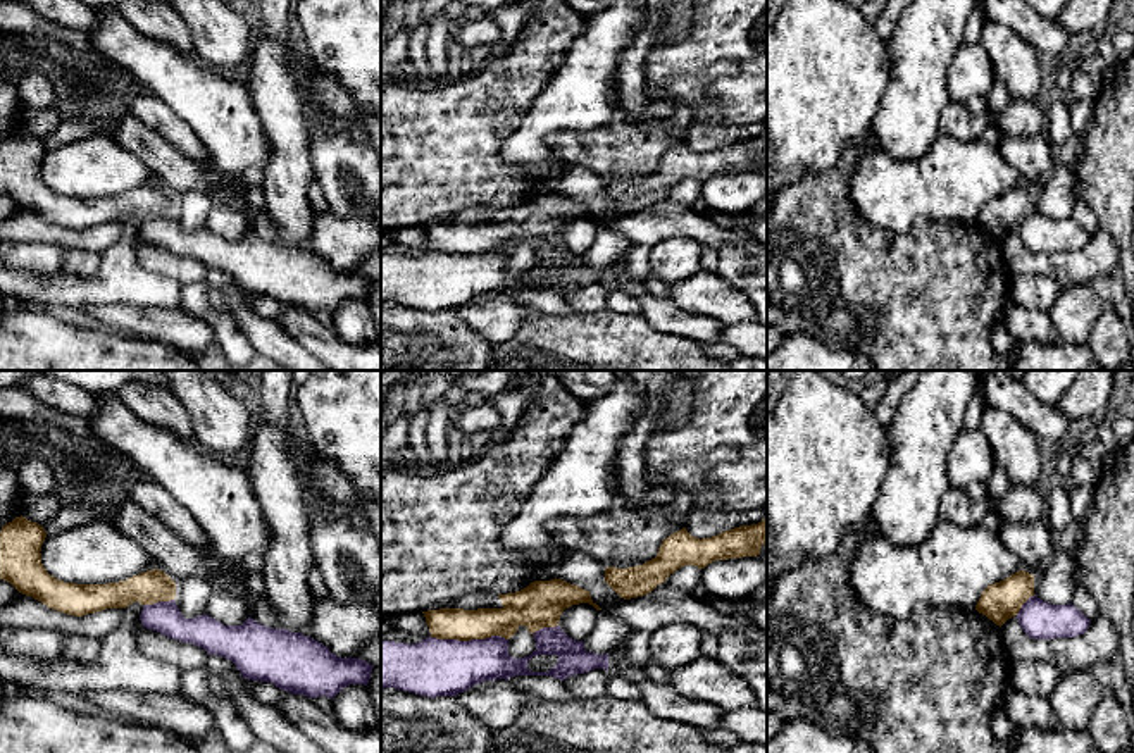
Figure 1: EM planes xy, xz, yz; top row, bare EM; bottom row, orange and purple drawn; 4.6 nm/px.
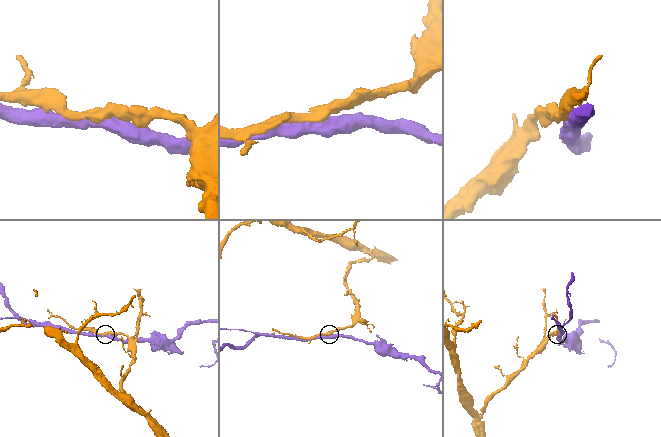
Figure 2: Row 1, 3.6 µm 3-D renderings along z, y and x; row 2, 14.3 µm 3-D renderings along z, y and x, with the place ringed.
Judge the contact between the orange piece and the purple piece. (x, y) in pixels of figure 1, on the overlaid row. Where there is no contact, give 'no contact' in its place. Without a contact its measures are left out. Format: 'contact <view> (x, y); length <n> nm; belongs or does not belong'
contact xz (469, 640); length 360 nm; does not belong

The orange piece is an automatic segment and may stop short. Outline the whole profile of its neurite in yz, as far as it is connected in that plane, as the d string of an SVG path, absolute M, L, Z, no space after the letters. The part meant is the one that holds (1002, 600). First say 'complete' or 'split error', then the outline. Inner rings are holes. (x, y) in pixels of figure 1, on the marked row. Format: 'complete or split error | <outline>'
complete | M1019 570L1000 582L989 584L982 591L975 610L1001 627L1020 612L1031 596L1034 596L1034 576Z

